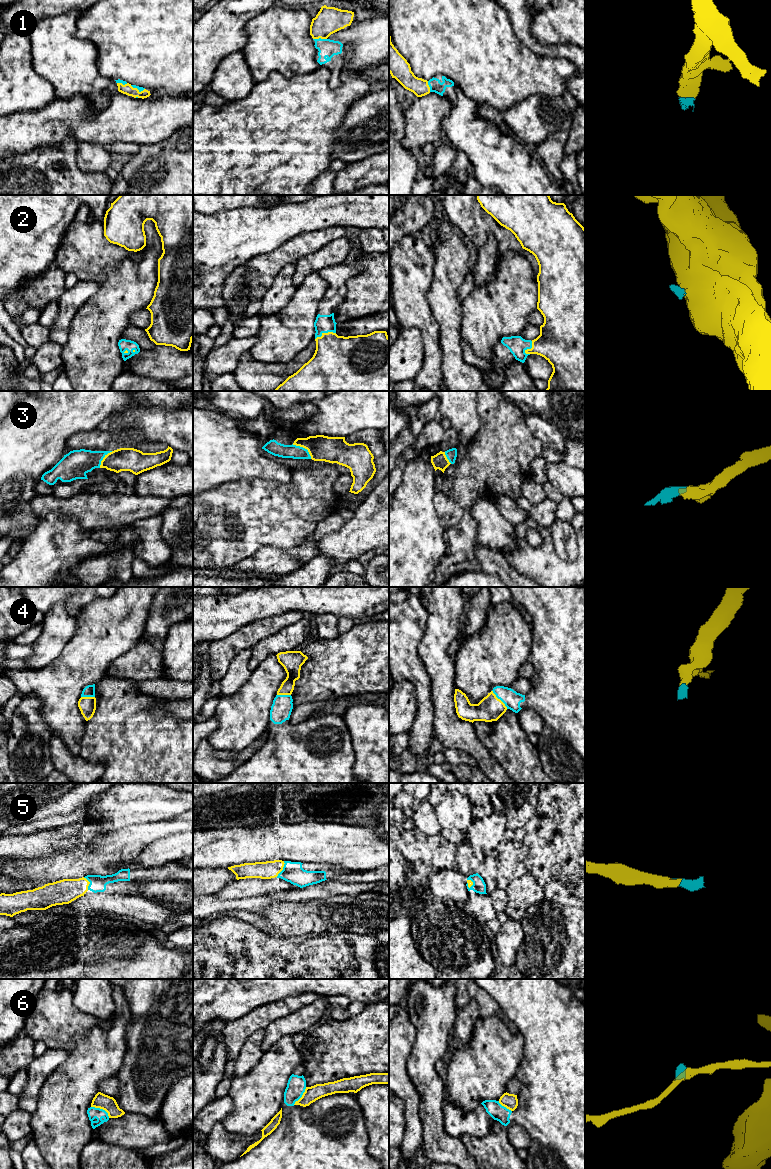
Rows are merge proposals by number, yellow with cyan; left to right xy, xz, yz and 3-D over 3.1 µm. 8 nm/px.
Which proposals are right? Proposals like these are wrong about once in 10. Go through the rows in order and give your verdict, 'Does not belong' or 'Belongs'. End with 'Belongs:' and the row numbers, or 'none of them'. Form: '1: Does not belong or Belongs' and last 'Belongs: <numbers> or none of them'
1: Belongs
2: Belongs
3: Belongs
4: Belongs
5: Belongs
6: Does not belong
Belongs: 1, 2, 3, 4, 5

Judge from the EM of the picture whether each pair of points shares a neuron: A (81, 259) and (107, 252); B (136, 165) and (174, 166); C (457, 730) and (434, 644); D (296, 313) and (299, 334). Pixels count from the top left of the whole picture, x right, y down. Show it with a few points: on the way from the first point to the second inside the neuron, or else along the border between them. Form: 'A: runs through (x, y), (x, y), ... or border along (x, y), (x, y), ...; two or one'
A: runs through (87, 253), (101, 253); one
B: runs through (145, 166), (165, 166); one
C: runs through (444, 709), (443, 676), (439, 665); one
D: runs through (296, 318), (296, 329); one

